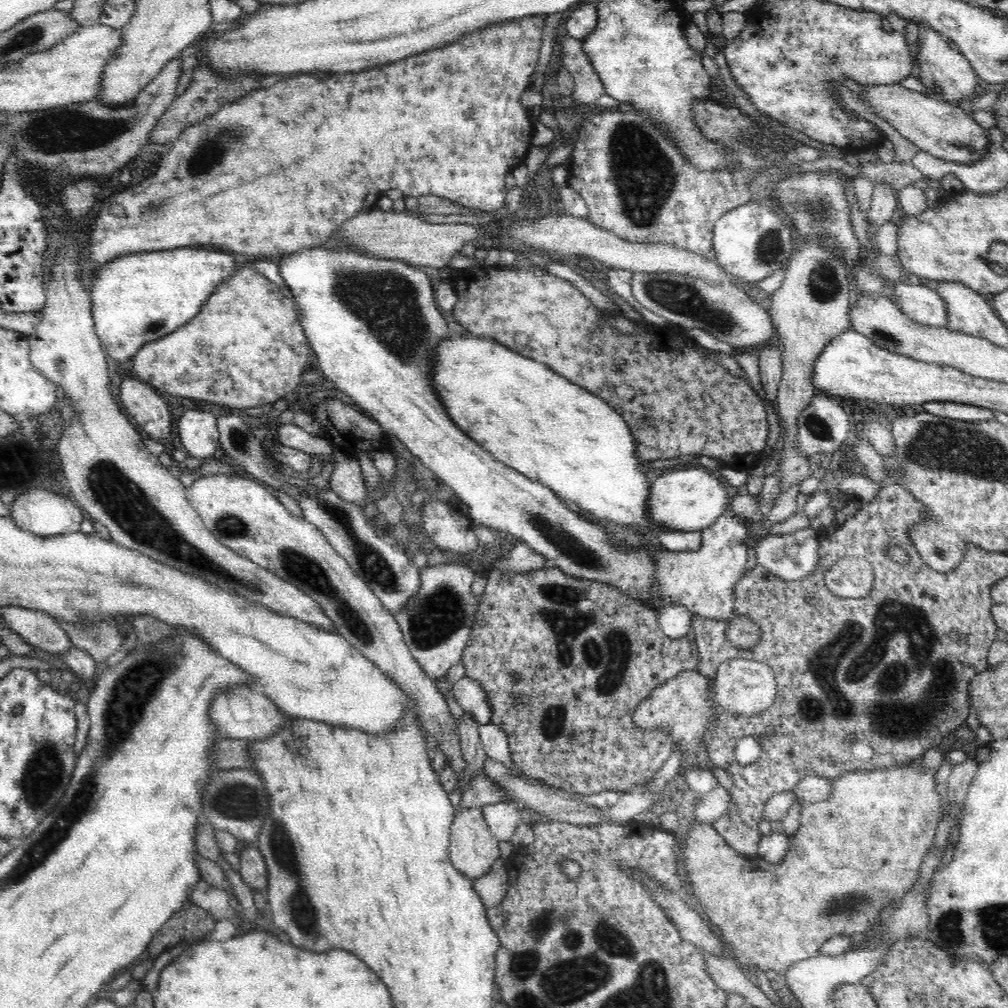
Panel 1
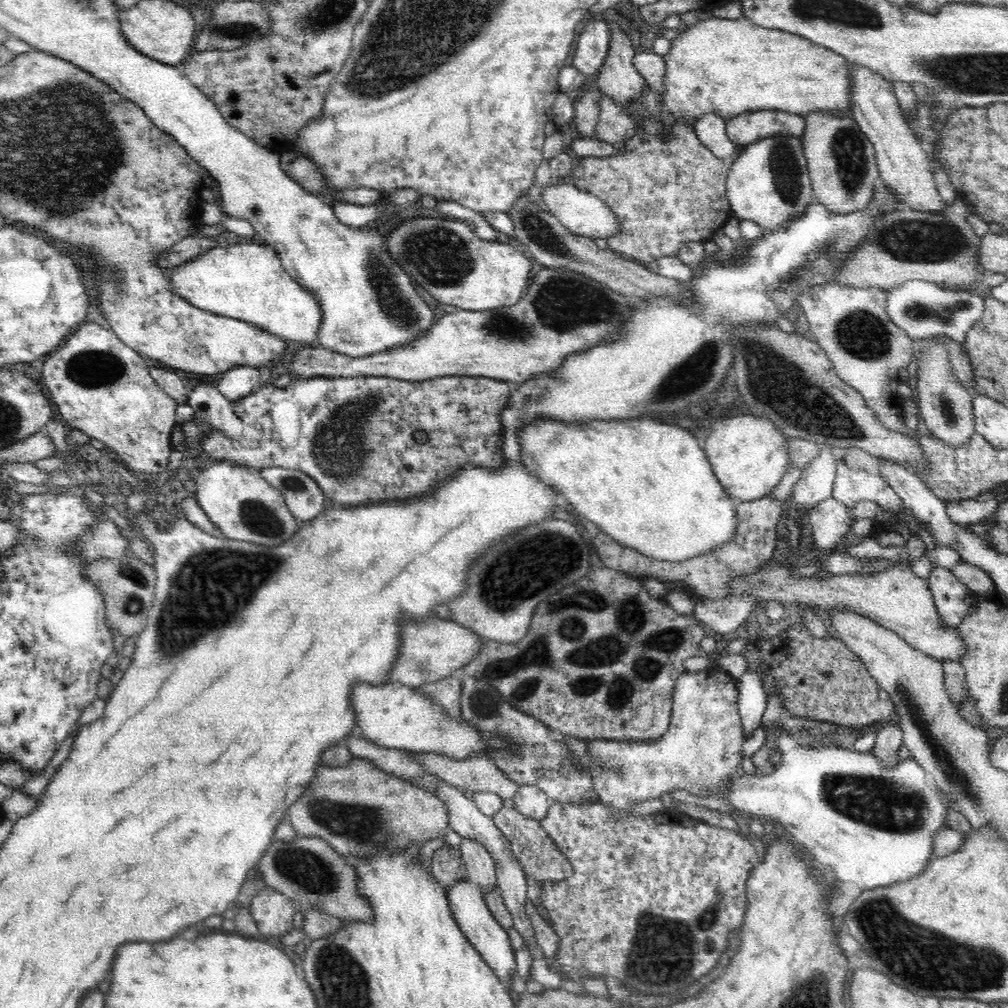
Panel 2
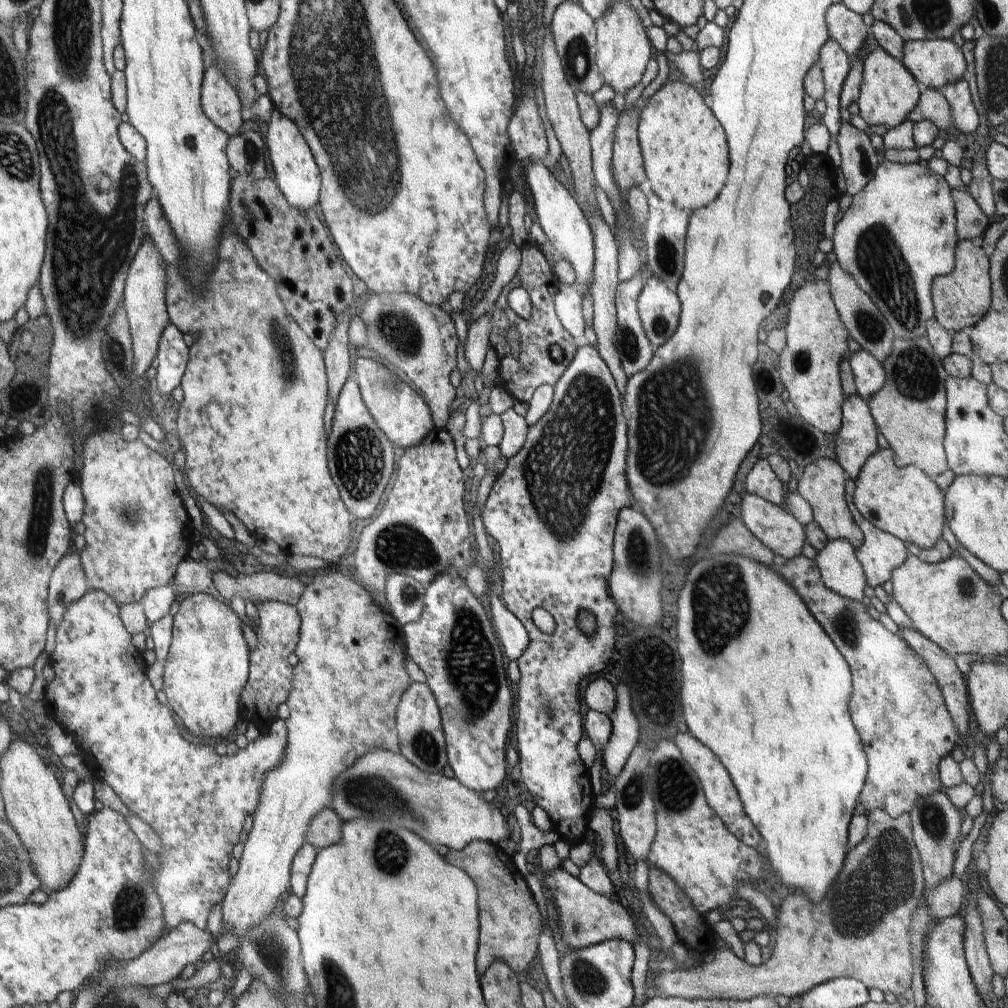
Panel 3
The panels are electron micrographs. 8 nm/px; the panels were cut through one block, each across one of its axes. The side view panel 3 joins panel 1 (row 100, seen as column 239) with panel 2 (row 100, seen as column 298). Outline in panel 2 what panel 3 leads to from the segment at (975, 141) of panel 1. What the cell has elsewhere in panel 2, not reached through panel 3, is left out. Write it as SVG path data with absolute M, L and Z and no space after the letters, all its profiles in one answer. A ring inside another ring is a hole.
M746 16L736 20L726 18L708 18L688 26L680 36L672 40L672 48L666 60L664 76L664 96L660 96L652 86L646 84L642 104L648 112L648 120L660 120L660 104L674 114L676 120L686 120L692 126L700 116L710 112L718 114L726 122L738 114L756 112L756 110L782 110L790 114L808 116L810 112L834 112L834 116L850 116L850 80L852 68L846 58L834 54L832 50L818 46L798 34L788 34L774 28L762 28L750 22ZM606 94L600 102L600 122L596 126L596 140L604 140L608 144L622 144L640 132L638 120L634 112L628 108L620 108Z

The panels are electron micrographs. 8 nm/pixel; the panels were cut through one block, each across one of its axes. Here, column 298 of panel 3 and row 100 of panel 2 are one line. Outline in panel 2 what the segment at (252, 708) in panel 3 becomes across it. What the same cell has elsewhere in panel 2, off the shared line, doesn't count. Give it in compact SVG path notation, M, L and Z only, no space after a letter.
M616 22L610 28L610 50L604 66L600 68L598 86L602 94L612 98L620 108L634 112L640 132L626 140L626 152L608 158L584 158L570 174L568 182L584 192L594 194L618 216L622 226L620 234L608 238L608 248L620 254L628 262L652 264L660 258L678 258L680 248L688 242L714 242L718 230L722 230L734 216L732 204L726 196L726 180L734 160L744 150L736 146L734 154L726 160L718 158L696 134L696 128L686 120L676 120L670 134L672 140L666 144L666 130L662 122L648 120L642 96L646 78L634 66L634 48L628 36Z

